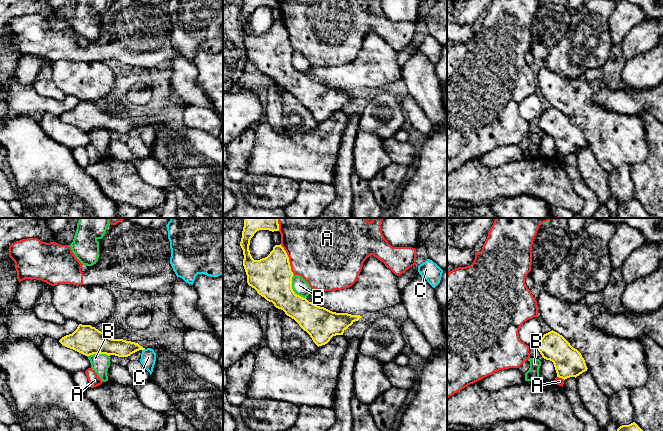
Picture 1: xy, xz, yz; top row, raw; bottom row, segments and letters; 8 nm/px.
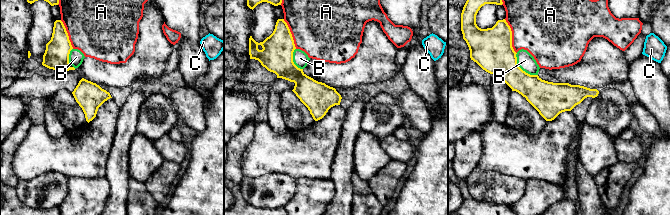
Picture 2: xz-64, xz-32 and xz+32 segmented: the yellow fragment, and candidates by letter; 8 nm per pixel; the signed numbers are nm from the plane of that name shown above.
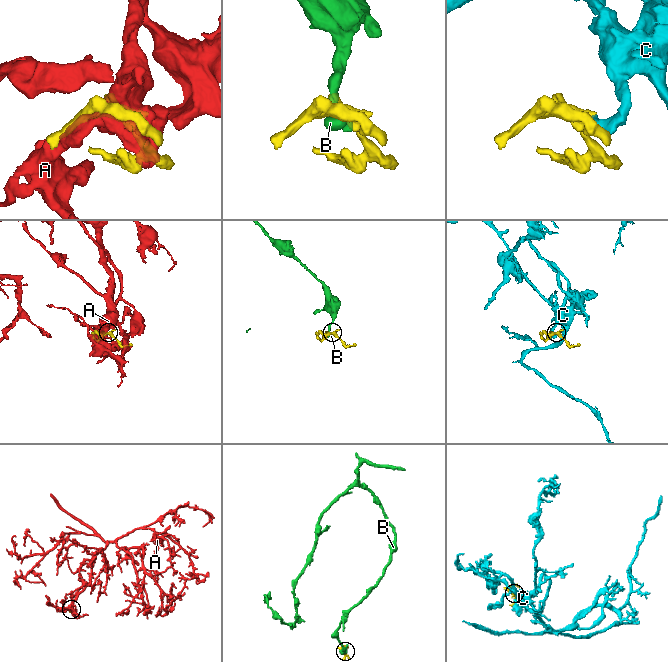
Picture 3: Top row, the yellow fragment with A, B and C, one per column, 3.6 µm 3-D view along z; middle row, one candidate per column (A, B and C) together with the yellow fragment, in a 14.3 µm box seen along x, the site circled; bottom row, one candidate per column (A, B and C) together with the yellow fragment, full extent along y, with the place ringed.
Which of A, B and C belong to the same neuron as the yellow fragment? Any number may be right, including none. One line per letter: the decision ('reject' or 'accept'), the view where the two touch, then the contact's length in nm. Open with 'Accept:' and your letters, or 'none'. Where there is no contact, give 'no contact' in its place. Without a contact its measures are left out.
Accept: C
A: reject; contact in xz; length 280 nm
B: reject; contact in xz; length 220 nm
C: accept; contact in xy; length 30 nm

